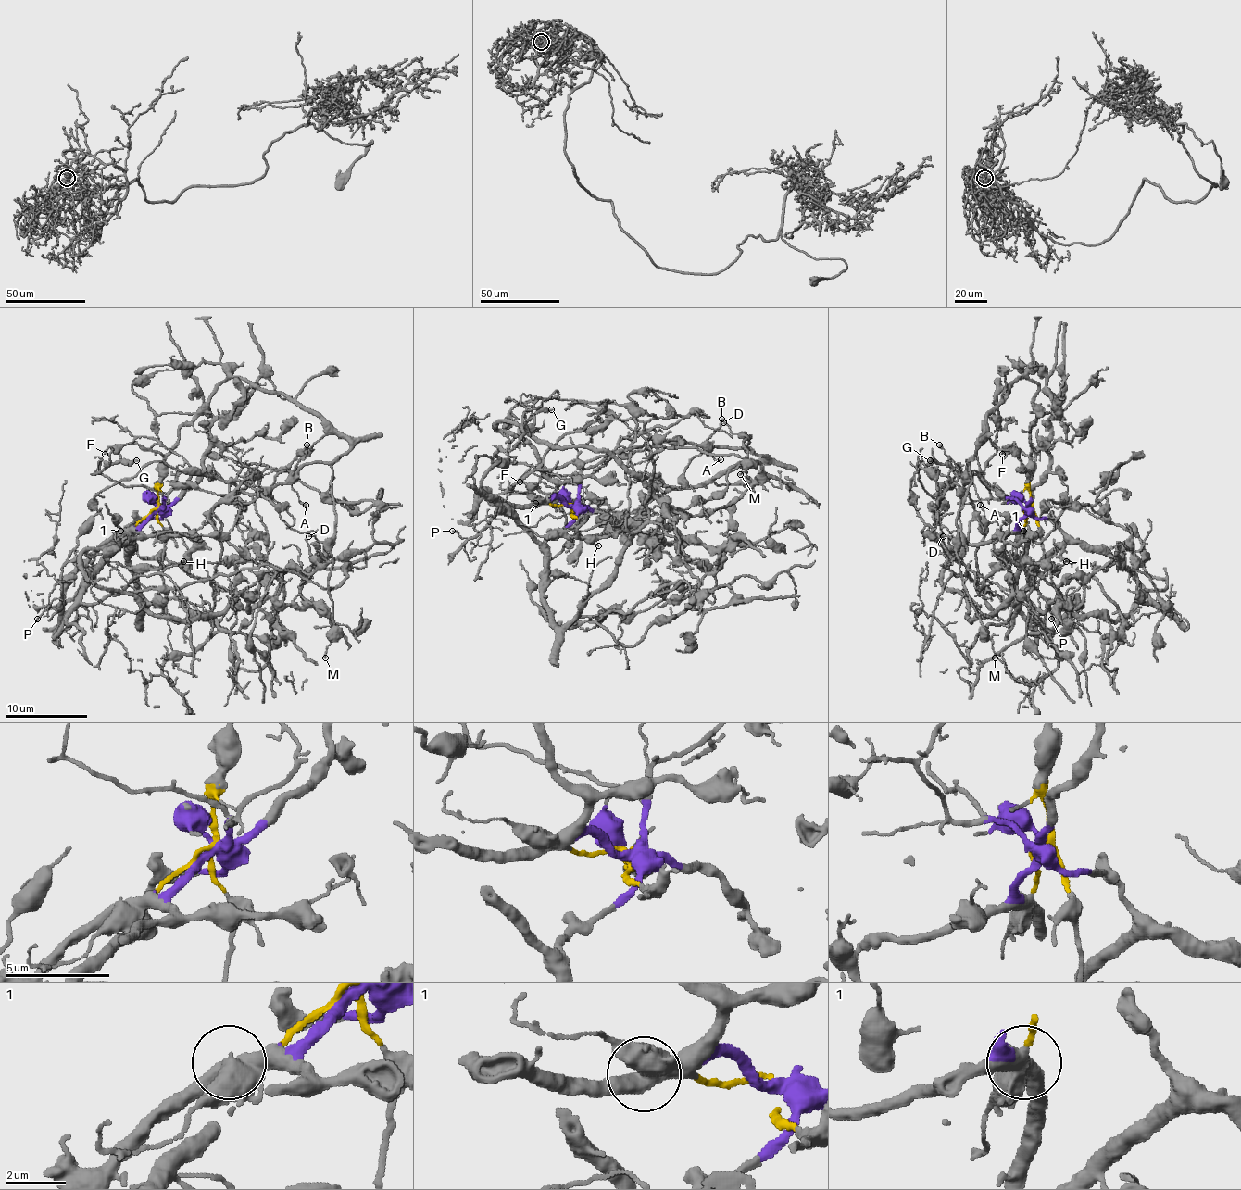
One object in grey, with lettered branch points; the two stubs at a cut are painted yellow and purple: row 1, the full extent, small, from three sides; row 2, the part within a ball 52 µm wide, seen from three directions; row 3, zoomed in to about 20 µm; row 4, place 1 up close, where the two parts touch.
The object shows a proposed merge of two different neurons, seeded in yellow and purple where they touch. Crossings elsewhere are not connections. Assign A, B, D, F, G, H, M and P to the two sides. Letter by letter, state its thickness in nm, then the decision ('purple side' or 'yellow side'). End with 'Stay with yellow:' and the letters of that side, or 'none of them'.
A: calibre 150 nm; yellow side
B: calibre 240 nm; yellow side
D: calibre 140 nm; yellow side
F: calibre 130 nm; yellow side
G: calibre 340 nm; purple side
H: calibre 100 nm; yellow side
M: calibre 120 nm; yellow side
P: calibre 100 nm; purple side
Stay with yellow: A, B, D, F, H, M

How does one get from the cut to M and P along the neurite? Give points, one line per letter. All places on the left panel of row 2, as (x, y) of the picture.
M: (156, 509), (163, 456), (222, 382), (249, 381), (319, 413), (349, 444), (332, 464), (332, 632), (324, 657)
P: (156, 511), (139, 525), (131, 525), (108, 540), (86, 564), (81, 589), (37, 620)

